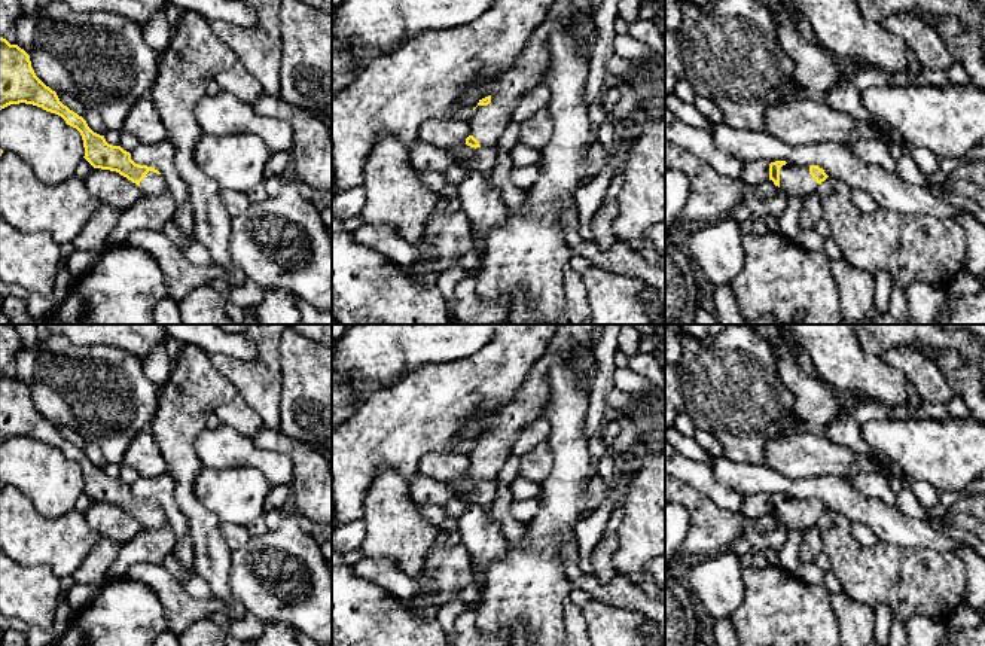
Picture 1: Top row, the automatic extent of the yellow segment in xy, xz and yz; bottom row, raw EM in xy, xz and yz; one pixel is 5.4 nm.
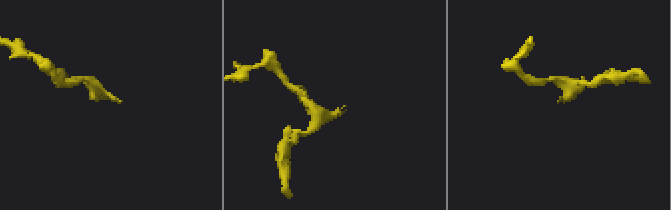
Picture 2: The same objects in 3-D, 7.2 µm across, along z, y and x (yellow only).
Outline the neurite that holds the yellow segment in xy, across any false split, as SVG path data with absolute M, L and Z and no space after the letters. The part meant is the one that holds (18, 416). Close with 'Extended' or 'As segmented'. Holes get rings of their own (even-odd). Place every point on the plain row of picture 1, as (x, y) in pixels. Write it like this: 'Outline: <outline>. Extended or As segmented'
Outline: M0 371L0 444L19 436L55 447L67 458L76 461L83 473L83 491L94 502L119 506L135 517L143 528L161 528L168 524L167 515L158 503L135 497L129 485L109 478L104 469L94 466L82 450L64 439L57 426L36 409L30 388L18 378L10 378Z. Extended

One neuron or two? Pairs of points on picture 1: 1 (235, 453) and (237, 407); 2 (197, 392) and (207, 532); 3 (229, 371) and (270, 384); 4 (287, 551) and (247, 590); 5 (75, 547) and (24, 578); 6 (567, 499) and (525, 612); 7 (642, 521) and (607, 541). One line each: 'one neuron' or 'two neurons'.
1: two neurons
2: one neuron
3: one neuron
4: one neuron
5: two neurons
6: one neuron
7: two neurons

